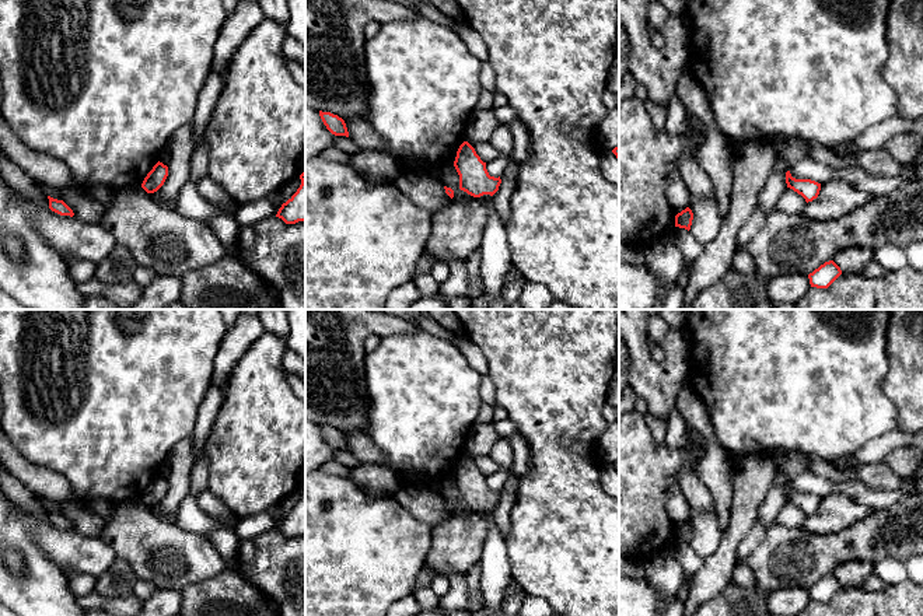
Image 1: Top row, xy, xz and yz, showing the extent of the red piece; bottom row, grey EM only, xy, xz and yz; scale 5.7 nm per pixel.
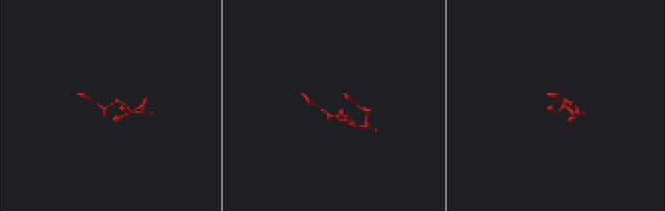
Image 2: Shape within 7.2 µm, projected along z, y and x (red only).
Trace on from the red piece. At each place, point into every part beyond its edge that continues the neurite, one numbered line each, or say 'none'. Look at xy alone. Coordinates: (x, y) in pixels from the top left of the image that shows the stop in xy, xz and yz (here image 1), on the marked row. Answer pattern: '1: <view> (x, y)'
none

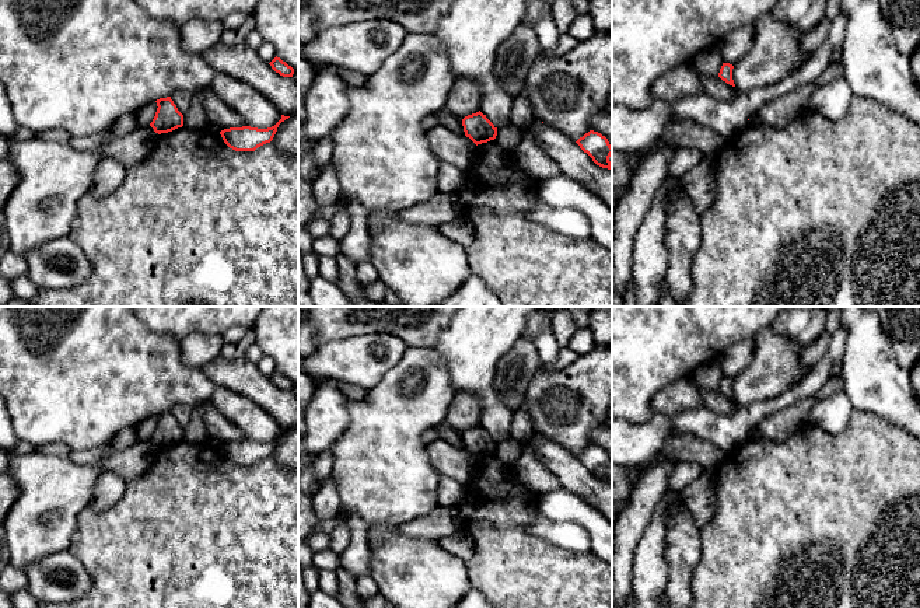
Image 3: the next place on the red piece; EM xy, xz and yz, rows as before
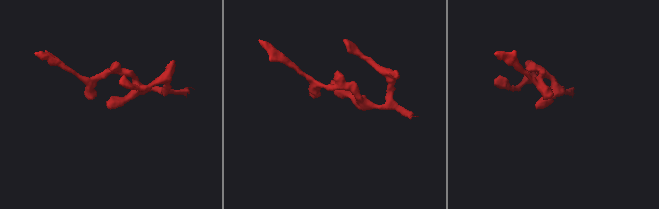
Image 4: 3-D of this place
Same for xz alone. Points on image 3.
none

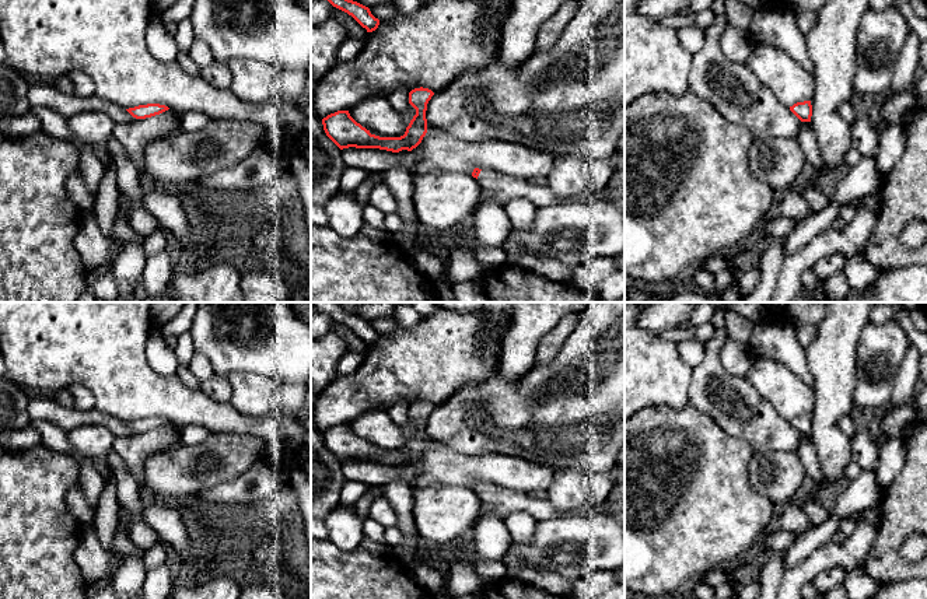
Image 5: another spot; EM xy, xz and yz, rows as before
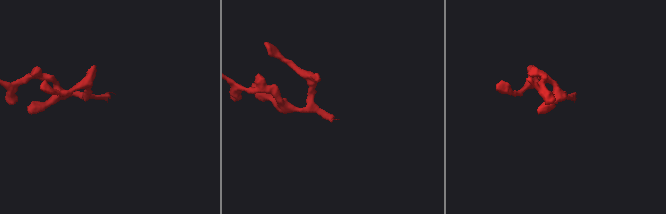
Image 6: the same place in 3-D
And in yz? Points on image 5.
none

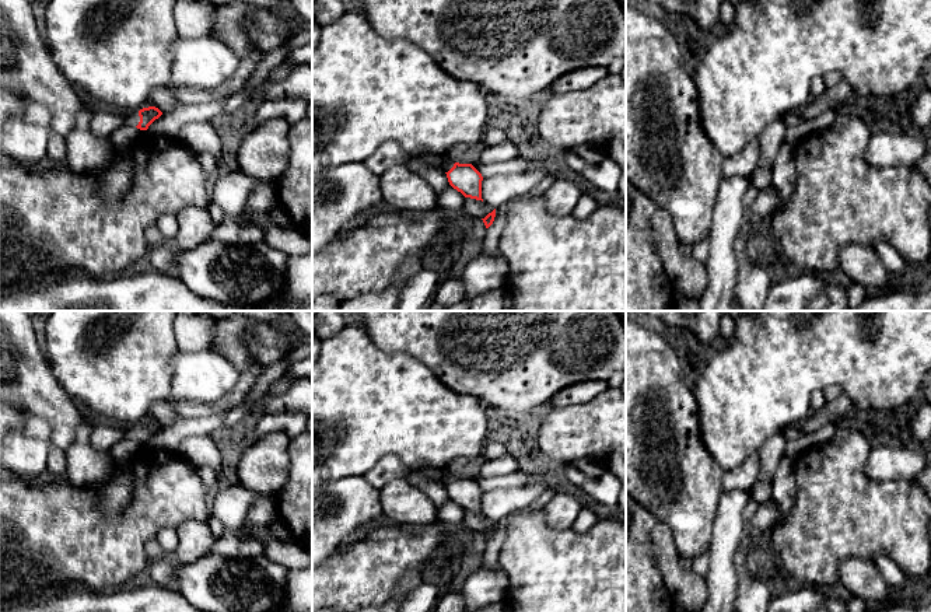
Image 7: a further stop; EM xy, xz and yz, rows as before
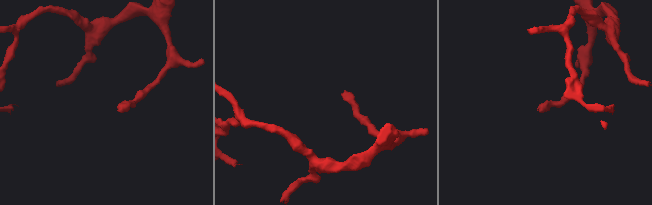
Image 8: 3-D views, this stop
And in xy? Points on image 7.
1: xy (132, 118)

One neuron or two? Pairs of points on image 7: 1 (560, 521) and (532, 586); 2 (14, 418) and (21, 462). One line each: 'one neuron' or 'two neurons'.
1: two neurons
2: one neuron

